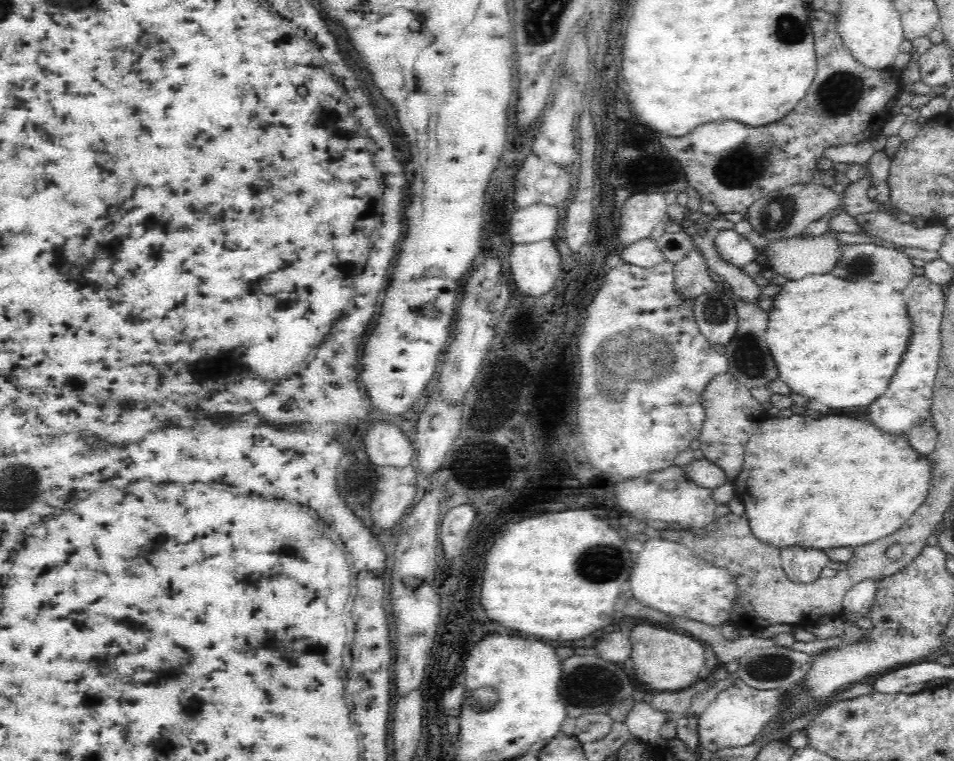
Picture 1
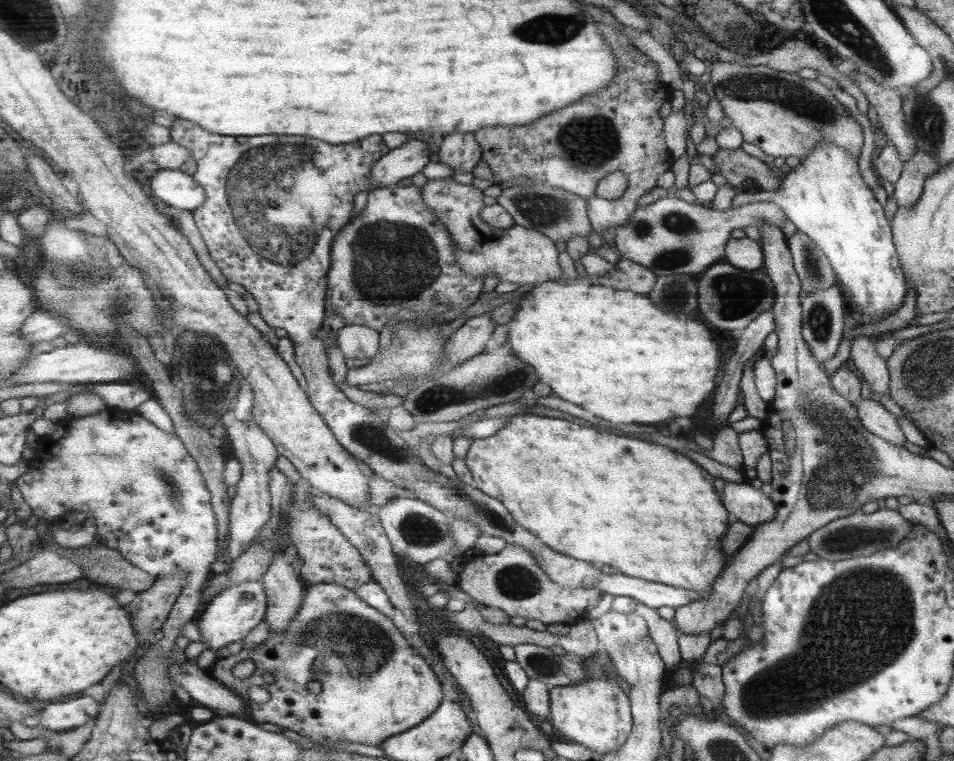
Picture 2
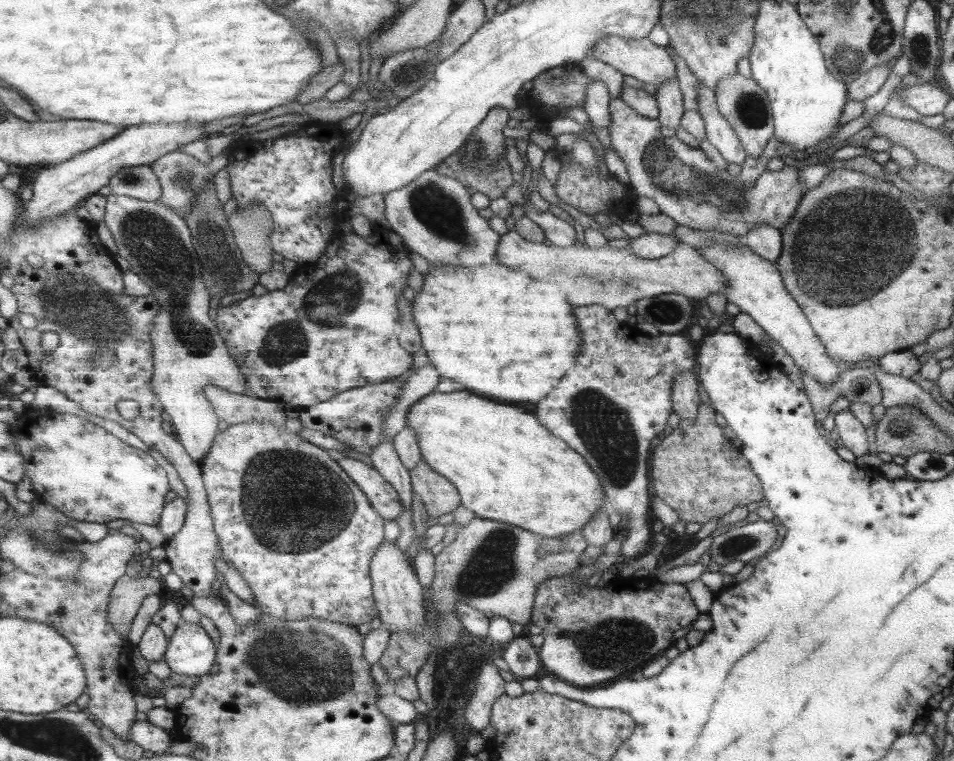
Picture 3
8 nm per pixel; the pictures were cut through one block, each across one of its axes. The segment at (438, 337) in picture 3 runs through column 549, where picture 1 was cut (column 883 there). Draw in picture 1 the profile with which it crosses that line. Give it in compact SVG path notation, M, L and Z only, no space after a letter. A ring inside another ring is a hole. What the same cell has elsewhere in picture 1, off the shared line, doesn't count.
M831 272L823 275L810 275L800 280L787 281L781 291L773 298L773 305L767 312L769 316L770 328L768 328L768 344L772 350L774 362L778 364L780 378L786 382L794 394L802 394L808 398L816 398L818 402L830 406L830 408L852 408L852 406L868 406L872 404L878 396L882 396L896 372L896 368L902 362L902 356L908 348L908 332L912 332L913 318L909 315L909 308L906 308L905 297L902 291L897 290L890 282L864 282L862 280L846 280L845 276L834 276Z

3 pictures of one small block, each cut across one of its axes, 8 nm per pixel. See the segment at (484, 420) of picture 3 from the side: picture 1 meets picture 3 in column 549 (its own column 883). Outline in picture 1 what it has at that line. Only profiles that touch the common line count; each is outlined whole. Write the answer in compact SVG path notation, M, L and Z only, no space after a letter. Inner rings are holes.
M792 414L790 417L768 418L760 424L760 427L750 438L745 448L743 466L733 481L736 489L736 498L745 506L745 515L754 536L763 543L772 544L778 548L786 548L794 544L809 545L810 548L828 550L836 546L851 546L852 548L874 542L896 532L912 515L918 512L930 496L932 487L932 460L928 454L918 452L917 448L910 445L910 438L904 433L886 433L874 426L870 420L850 418L850 416L820 416L810 418L803 414Z

